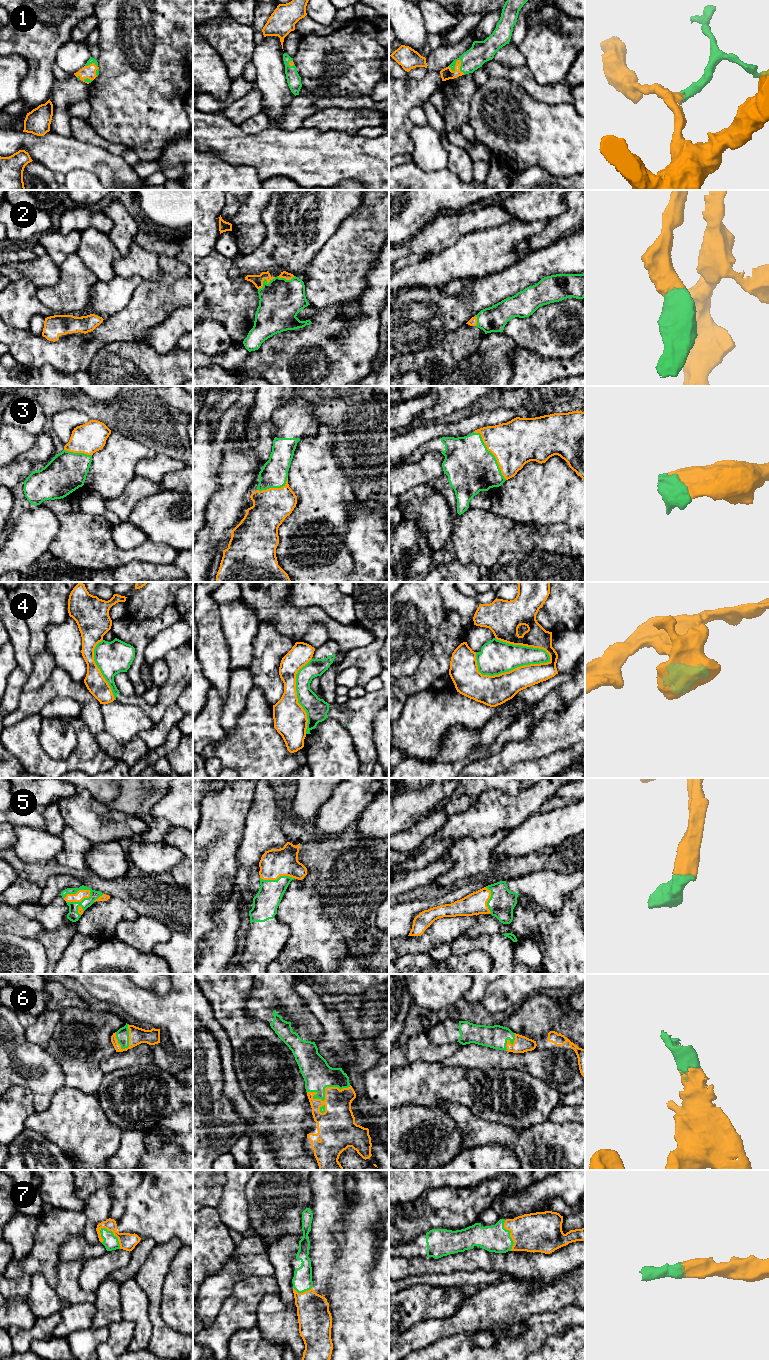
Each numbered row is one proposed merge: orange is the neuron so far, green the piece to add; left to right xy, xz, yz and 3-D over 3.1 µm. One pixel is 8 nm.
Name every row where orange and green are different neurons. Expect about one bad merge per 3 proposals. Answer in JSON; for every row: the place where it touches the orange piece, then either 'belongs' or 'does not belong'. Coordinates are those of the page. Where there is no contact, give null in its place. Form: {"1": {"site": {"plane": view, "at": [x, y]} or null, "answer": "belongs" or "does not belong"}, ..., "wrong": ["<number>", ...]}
{"1": {"site": {"plane": "yz", "at": [458, 60]}, "answer": "belongs"}, "2": {"site": {"plane": "xz", "at": [263, 280]}, "answer": "belongs"}, "3": {"site": {"plane": "yz", "at": [491, 452]}, "answer": "belongs"}, "4": {"site": {"plane": "yz", "at": [505, 672]}, "answer": "does not belong"}, "5": {"site": {"plane": "xy", "at": [77, 892]}, "answer": "belongs"}, "6": {"site": {"plane": "xz", "at": [325, 1093]}, "answer": "belongs"}, "7": {"site": {"plane": "xy", "at": [114, 1235]}, "answer": "belongs"}, "wrong": ["4"]}

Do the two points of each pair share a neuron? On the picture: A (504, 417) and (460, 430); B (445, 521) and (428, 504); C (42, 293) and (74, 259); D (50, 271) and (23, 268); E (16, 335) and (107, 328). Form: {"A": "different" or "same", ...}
{"A": "same", "B": "same", "C": "same", "D": "same", "E": "same"}

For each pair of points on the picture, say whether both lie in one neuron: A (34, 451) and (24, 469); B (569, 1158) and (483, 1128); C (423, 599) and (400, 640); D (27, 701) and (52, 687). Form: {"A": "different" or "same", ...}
{"A": "different", "B": "same", "C": "same", "D": "same"}

